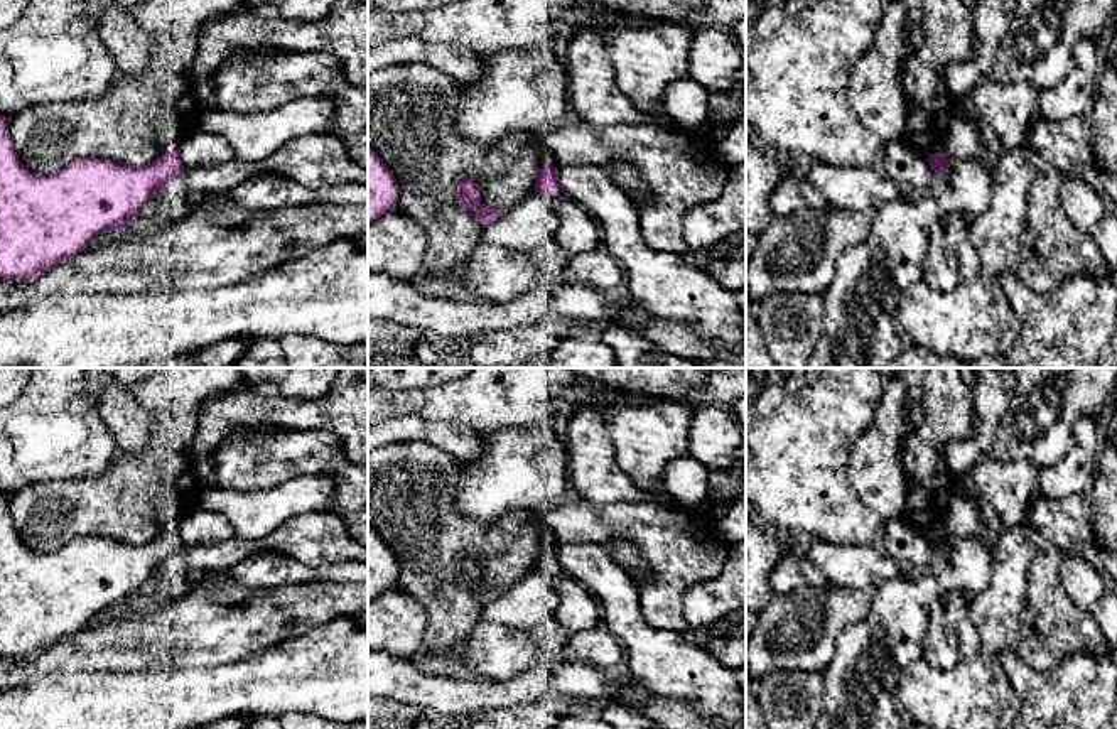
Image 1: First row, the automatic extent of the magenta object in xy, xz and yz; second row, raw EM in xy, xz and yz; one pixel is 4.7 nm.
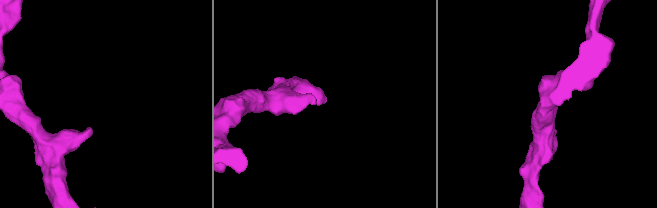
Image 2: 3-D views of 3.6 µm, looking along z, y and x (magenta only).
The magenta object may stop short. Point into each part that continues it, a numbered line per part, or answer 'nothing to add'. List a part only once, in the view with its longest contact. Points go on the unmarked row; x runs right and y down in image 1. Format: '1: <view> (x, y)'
nothing to add

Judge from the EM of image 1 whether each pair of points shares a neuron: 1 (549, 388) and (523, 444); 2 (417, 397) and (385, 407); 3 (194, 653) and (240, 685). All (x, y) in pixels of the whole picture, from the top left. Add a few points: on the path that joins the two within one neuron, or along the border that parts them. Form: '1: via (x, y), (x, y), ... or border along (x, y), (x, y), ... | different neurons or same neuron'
1: border along (554, 417), (535, 426) | different neurons
2: via (409, 402), (393, 404) | same neuron
3: border along (250, 653), (215, 665), (172, 667) | different neurons

